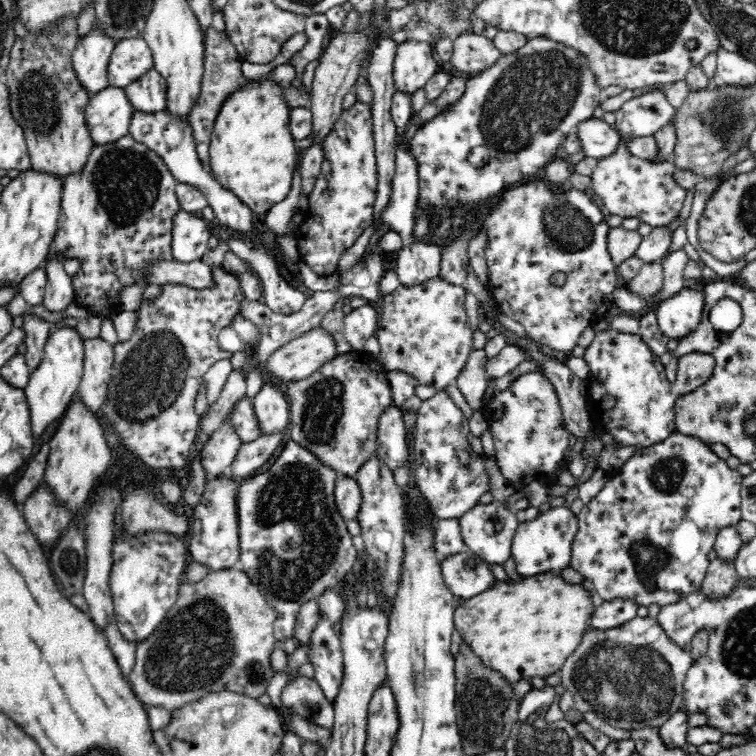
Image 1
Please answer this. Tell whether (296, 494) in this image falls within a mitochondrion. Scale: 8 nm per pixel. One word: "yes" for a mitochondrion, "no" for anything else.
yes

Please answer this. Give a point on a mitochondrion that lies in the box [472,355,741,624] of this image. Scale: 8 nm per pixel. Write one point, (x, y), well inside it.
(651, 560)

